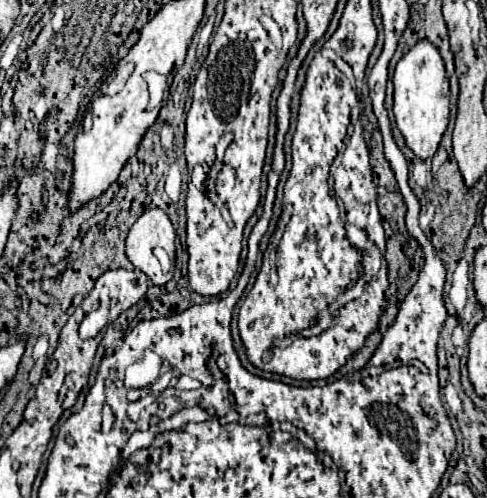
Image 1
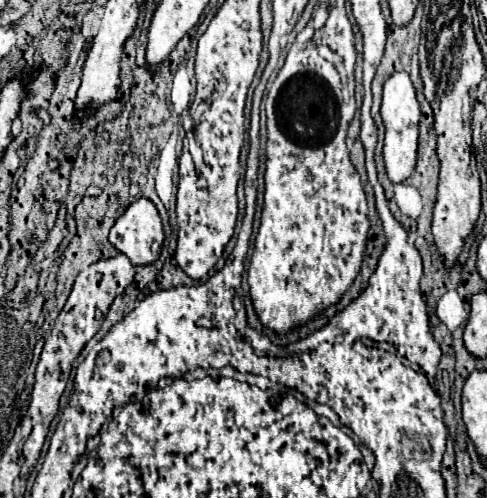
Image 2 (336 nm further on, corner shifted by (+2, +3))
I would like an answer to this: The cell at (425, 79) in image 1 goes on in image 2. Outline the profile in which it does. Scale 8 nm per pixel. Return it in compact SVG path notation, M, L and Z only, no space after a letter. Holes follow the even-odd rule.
M394 72L384 82L384 100L382 100L382 120L386 126L386 138L384 138L384 164L388 178L398 184L404 182L416 166L416 154L418 154L418 132L420 132L420 104L416 100L416 88L408 76L408 72Z

